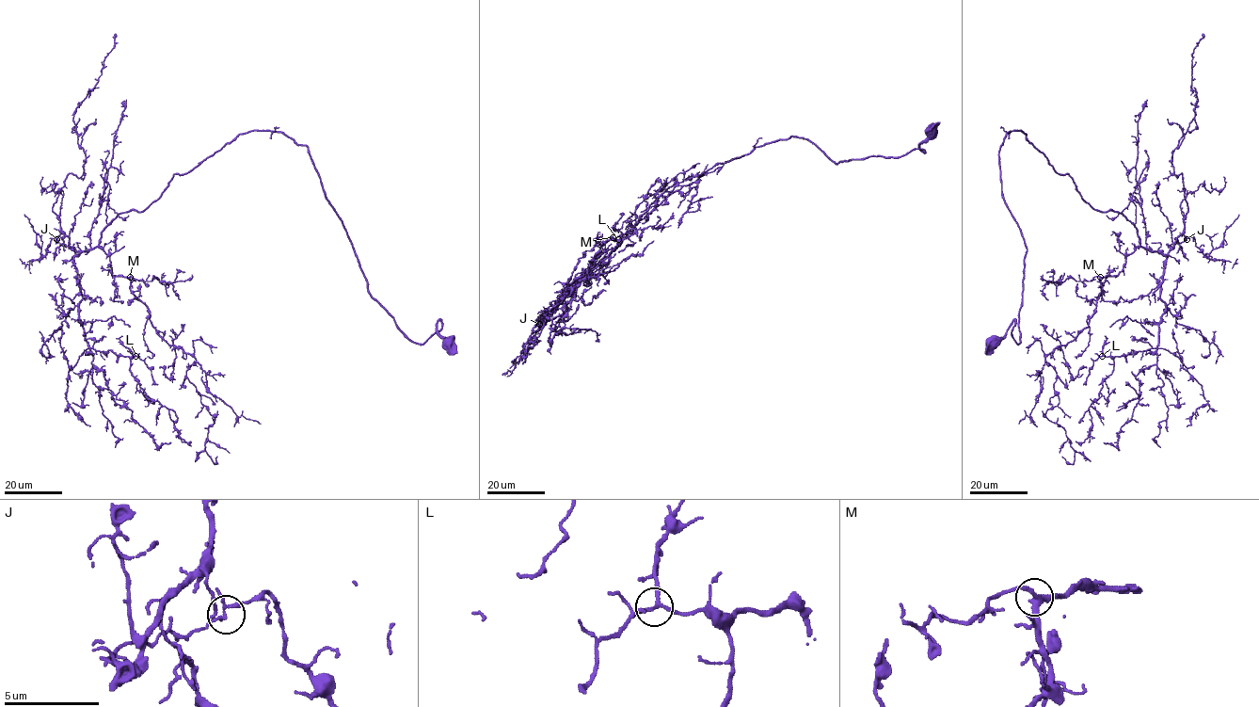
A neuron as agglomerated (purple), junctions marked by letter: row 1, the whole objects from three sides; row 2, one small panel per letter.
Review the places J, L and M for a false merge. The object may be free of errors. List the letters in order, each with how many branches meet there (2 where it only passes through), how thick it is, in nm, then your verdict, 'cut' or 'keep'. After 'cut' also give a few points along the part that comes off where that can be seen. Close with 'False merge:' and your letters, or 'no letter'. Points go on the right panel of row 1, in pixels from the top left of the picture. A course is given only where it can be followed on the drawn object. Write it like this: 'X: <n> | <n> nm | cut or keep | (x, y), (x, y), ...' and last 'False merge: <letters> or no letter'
J: 3 | 140 nm | keep
L: 3 | 170 nm | keep
M: 3 | 280 nm | keep
False merge: no letter

